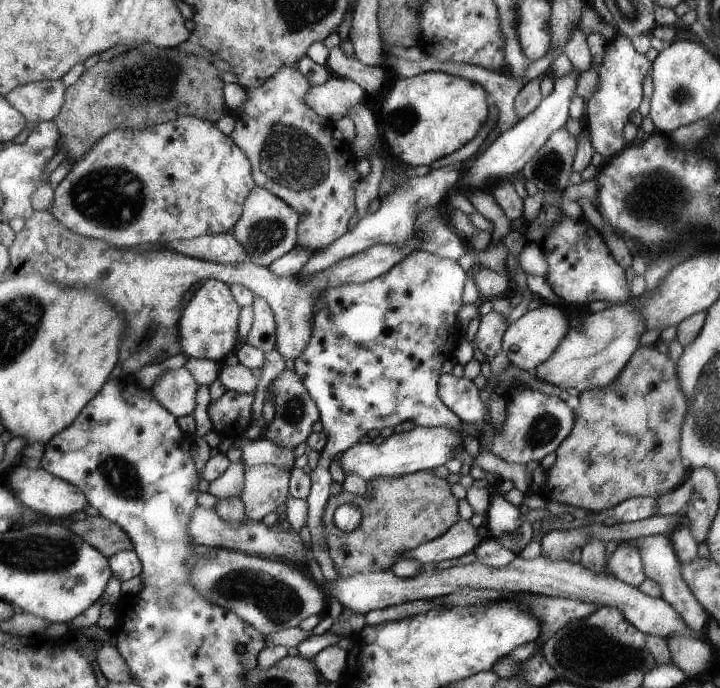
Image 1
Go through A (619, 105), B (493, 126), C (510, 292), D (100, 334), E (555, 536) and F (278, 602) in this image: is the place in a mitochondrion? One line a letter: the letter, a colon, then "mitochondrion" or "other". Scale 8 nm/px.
A: other
B: other
C: other
D: other
E: other
F: mitochondrion

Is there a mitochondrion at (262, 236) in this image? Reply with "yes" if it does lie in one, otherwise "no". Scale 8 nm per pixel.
yes

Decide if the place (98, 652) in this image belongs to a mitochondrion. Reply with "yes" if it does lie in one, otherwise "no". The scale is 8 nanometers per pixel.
no

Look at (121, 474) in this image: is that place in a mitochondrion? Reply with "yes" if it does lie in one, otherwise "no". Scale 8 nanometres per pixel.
yes

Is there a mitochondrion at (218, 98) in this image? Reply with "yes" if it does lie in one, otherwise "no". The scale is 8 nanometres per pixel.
no

